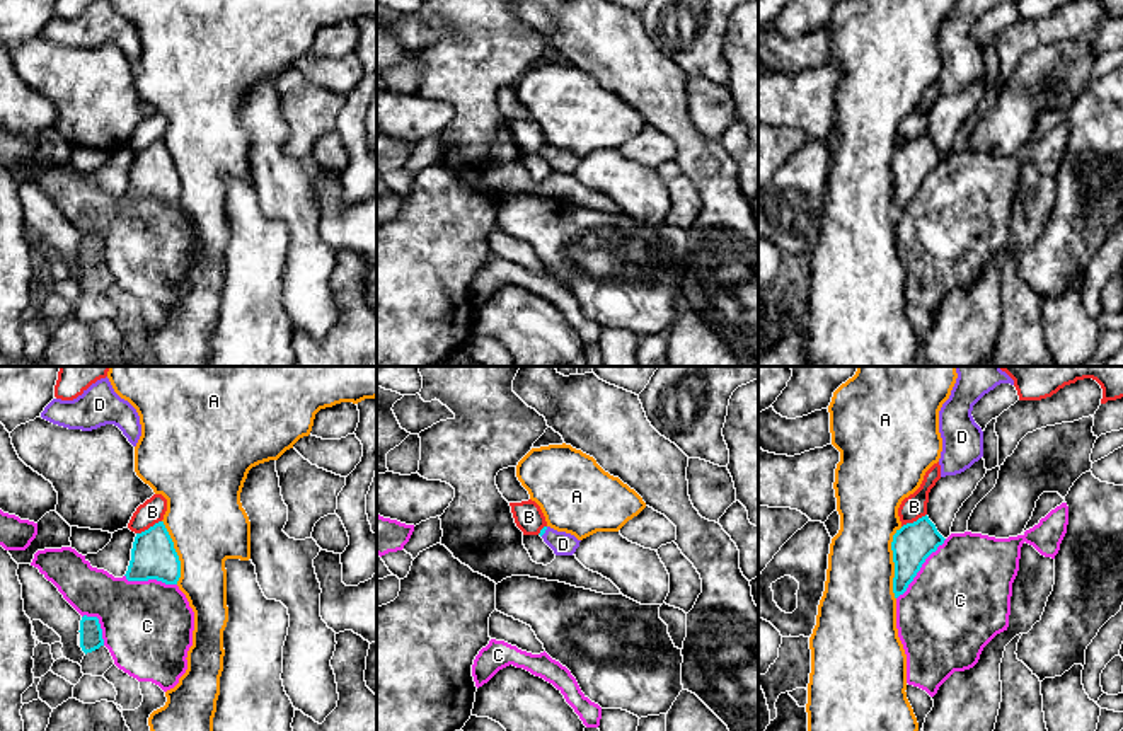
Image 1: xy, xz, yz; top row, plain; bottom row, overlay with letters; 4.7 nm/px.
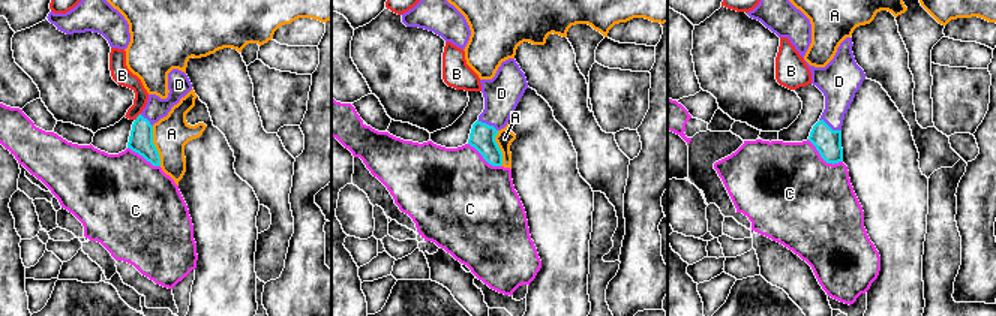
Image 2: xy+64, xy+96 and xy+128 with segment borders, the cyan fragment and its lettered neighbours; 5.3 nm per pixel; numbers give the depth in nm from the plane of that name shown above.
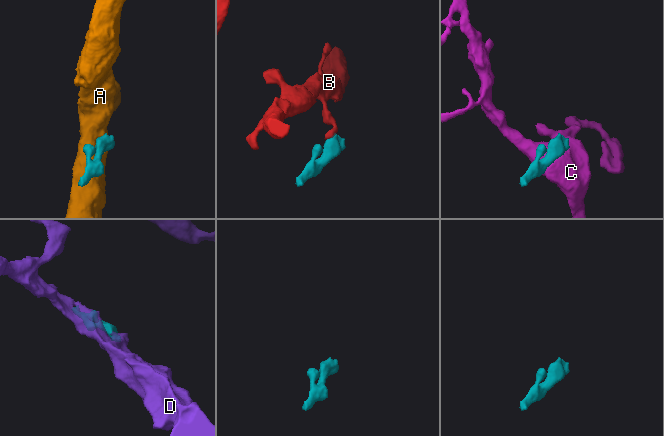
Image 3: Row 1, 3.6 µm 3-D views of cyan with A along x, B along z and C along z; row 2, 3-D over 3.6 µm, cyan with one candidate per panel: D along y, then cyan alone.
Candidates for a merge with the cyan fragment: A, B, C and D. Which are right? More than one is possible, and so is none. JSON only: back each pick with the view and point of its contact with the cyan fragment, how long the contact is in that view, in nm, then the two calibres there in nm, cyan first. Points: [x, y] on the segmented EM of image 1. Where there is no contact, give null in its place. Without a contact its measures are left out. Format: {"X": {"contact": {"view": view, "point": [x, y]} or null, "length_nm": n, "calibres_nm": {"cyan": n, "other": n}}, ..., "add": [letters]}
{"D": {"contact": {"view": "xz", "point": [544, 532]}, "length_nm": 60, "calibres_nm": {"cyan": 20, "other": 110}}, "add": ["D"]}

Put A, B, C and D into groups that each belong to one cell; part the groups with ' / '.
A / B / C / D

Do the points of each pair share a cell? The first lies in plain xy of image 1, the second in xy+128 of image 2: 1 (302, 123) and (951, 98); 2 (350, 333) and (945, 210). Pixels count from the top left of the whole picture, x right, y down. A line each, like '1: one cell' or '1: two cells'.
1: one cell
2: two cells

